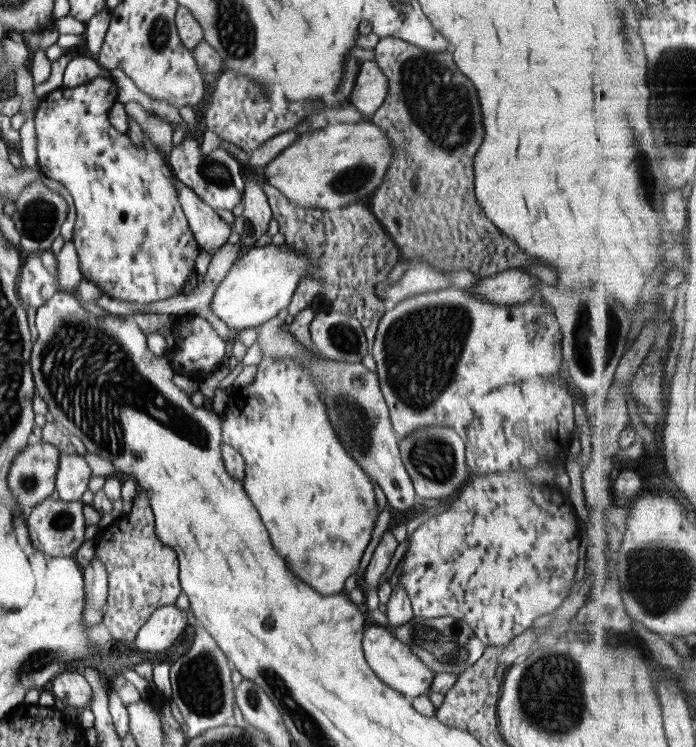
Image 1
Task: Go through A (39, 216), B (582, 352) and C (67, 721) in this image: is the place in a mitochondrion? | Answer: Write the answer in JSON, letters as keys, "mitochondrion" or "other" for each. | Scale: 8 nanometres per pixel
{"A":"mitochondrion","B":"mitochondrion","C":"other"}

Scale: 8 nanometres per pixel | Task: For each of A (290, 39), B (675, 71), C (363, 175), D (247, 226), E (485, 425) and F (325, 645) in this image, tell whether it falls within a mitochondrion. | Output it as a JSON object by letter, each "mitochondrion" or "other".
{"A":"other","B":"mitochondrion","C":"mitochondrion","D":"mitochondrion","E":"other","F":"other"}

